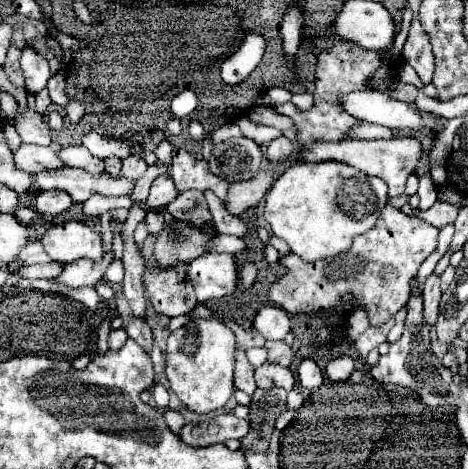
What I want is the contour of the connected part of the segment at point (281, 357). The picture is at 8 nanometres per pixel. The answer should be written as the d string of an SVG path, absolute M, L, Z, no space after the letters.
M266 342L264 344L266 352L268 352L268 360L270 364L280 364L280 366L290 366L292 362L292 352L290 346L286 342Z

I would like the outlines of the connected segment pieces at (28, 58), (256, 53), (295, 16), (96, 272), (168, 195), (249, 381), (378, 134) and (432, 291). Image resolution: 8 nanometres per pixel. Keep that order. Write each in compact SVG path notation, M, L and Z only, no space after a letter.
M24 44L20 64L22 64L24 78L26 78L26 90L32 94L44 90L50 78L48 60L36 48L32 48L30 44Z
M248 34L238 52L222 64L222 80L226 80L226 84L239 84L245 80L262 60L264 46L266 42L260 34Z
M288 8L282 20L282 36L284 36L284 56L286 64L294 66L294 56L300 44L300 30L302 30L302 12L298 8Z
M104 254L102 262L90 262L90 260L76 260L70 264L64 264L60 276L52 278L50 282L64 284L68 288L84 288L84 286L96 286L108 268L108 264L114 260L114 254Z
M158 176L158 178L152 182L150 196L146 198L146 210L154 210L154 208L160 208L160 206L164 206L164 204L170 204L176 196L178 196L178 192L176 192L176 188L174 188L172 178L168 178L168 176Z
M240 348L236 350L236 372L234 372L234 384L236 384L236 388L244 390L246 394L252 394L252 392L256 390L254 368L250 366L246 354L240 352Z
M362 122L360 126L352 128L352 138L394 138L394 132L390 128Z
M430 274L424 282L424 318L428 324L434 324L438 318L438 302L440 302L440 276Z

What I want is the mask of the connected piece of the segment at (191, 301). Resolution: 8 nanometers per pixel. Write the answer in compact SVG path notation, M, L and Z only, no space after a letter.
M176 266L174 270L150 268L144 274L144 282L148 288L148 298L156 312L174 318L186 314L196 306L194 288L186 278L186 270Z

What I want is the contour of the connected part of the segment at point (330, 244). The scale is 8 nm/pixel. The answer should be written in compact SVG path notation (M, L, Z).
M296 162L266 194L264 216L274 236L282 238L306 262L346 252L352 240L368 232L388 200L388 186L342 162Z

